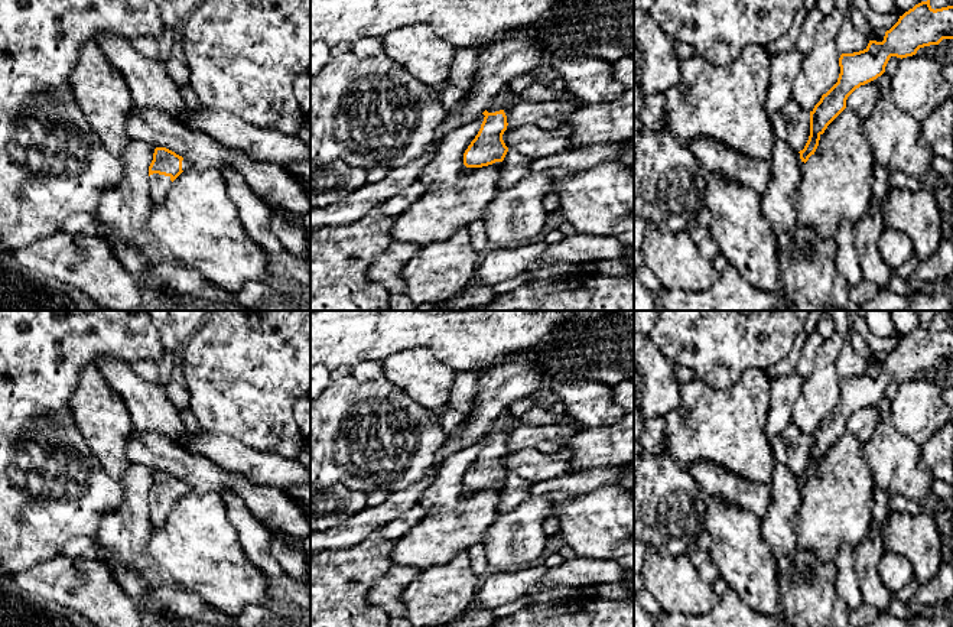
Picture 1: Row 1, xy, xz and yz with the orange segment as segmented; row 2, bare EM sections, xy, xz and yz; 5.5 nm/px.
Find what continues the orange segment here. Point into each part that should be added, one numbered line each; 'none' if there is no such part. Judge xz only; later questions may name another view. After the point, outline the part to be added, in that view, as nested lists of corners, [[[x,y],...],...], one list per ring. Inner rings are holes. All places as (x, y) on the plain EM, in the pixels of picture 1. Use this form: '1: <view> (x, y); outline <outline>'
1: xz (503, 425); outline [[[504,412],[488,429],[487,435],[488,436],[495,436],[502,433],[507,439],[507,436],[510,435],[510,432],[514,429],[513,423],[511,423],[513,416],[510,415],[510,412]]]

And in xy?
1: xy (159, 509); outline [[[153,497],[149,500],[149,519],[153,527],[163,526],[169,511],[170,511],[170,500]]]

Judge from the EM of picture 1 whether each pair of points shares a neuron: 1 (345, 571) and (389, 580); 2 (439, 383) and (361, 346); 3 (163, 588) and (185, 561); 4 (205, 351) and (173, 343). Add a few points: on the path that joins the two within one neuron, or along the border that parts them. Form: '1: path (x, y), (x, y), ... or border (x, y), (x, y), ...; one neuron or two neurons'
1: border (392, 562), (368, 594), (368, 601), (383, 611); two neurons
2: border (419, 346), (394, 353), (379, 361); two neurons
3: border (165, 577), (194, 590), (199, 595); two neurons
4: border (202, 325), (181, 350); two neurons

